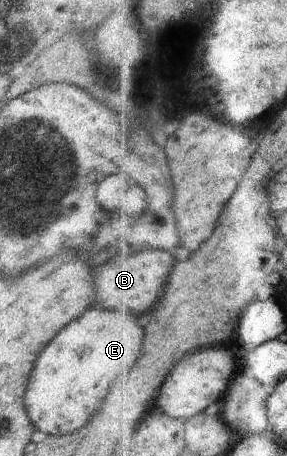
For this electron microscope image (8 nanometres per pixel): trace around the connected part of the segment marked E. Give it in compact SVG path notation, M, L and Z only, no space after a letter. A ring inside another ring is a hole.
M88 309L80 319L64 327L40 353L30 373L26 391L26 411L30 421L44 433L62 435L76 431L92 419L106 397L116 375L132 373L142 355L146 331L138 325L134 313Z

